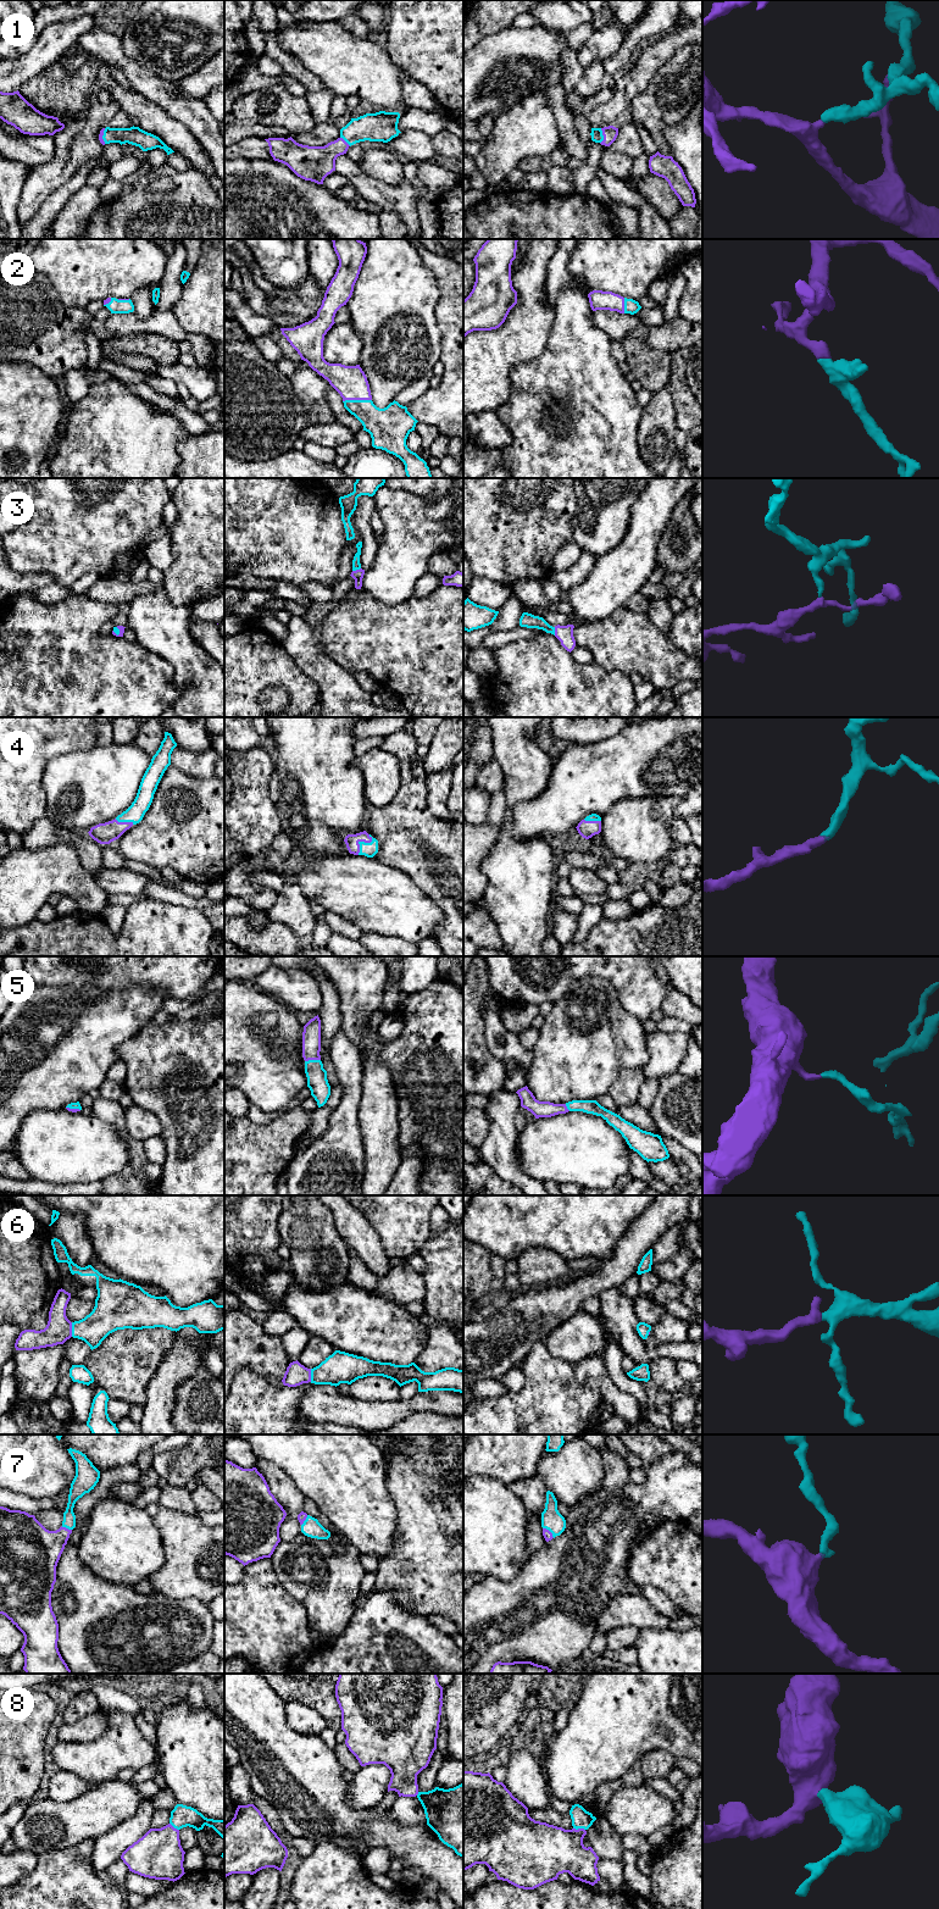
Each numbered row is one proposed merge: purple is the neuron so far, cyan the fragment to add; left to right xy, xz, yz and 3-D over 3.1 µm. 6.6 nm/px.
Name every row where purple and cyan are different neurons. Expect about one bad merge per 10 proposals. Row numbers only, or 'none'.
none

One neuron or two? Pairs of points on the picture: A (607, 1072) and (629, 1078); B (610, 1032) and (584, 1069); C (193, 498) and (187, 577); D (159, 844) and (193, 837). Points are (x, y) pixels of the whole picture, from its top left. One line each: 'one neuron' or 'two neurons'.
A: two neurons
B: one neuron
C: one neuron
D: one neuron

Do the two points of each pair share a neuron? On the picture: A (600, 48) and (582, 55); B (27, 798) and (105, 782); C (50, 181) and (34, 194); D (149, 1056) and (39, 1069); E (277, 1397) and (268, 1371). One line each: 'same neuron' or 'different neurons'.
A: same neuron
B: different neurons
C: same neuron
D: different neurons
E: different neurons

